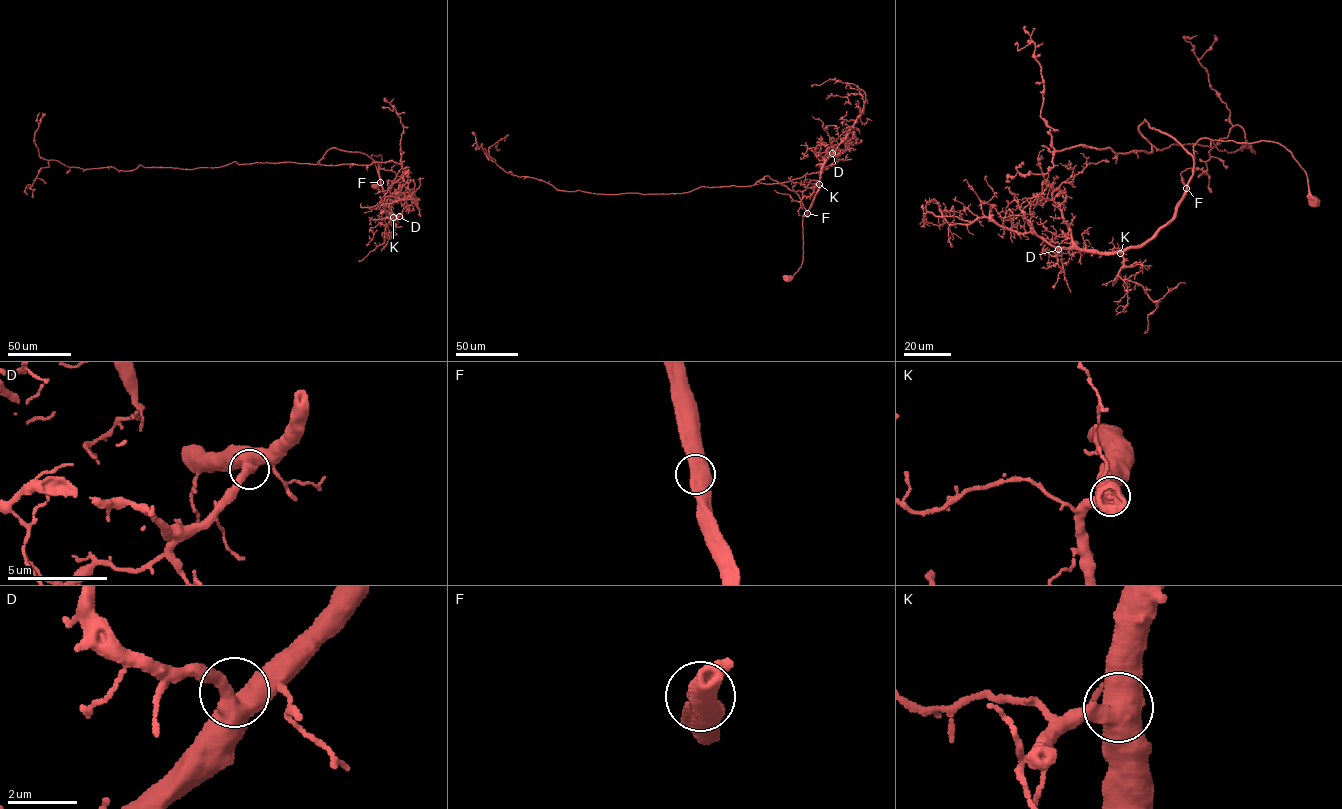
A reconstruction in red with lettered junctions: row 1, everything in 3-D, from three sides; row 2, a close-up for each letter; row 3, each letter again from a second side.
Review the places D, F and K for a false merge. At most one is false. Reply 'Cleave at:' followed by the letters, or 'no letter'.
Cleave at: no letter

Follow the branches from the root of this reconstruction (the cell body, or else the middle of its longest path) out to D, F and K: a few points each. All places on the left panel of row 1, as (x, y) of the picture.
D: (375, 185), (379, 182), (380, 154), (371, 157), (391, 217), (399, 216)
F: (375, 185), (379, 182), (381, 155), (372, 154), (380, 182)
K: (375, 185), (379, 182), (380, 154), (371, 157), (393, 217)

